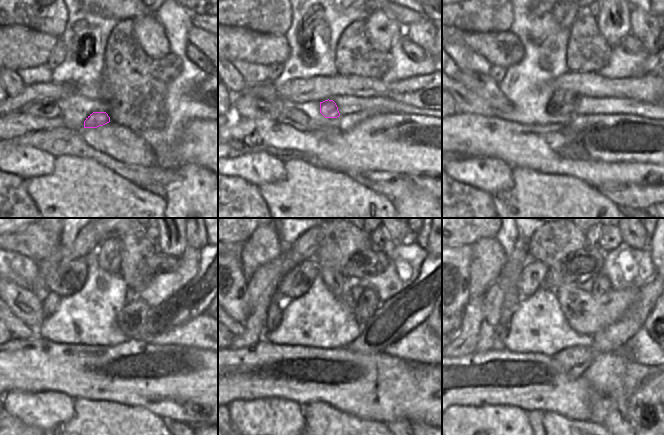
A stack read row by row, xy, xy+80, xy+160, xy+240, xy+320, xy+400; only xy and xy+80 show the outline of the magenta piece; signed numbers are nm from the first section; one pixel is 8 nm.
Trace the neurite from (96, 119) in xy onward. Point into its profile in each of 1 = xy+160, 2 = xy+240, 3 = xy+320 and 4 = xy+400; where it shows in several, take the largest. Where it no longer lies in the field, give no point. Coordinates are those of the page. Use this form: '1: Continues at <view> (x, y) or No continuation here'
1: Continues at xy+160 (563, 102)
2: Continues at xy+240 (129, 320)
3: Continues at xy+320 (367, 304)
4: Continues at xy+400 (601, 284)

